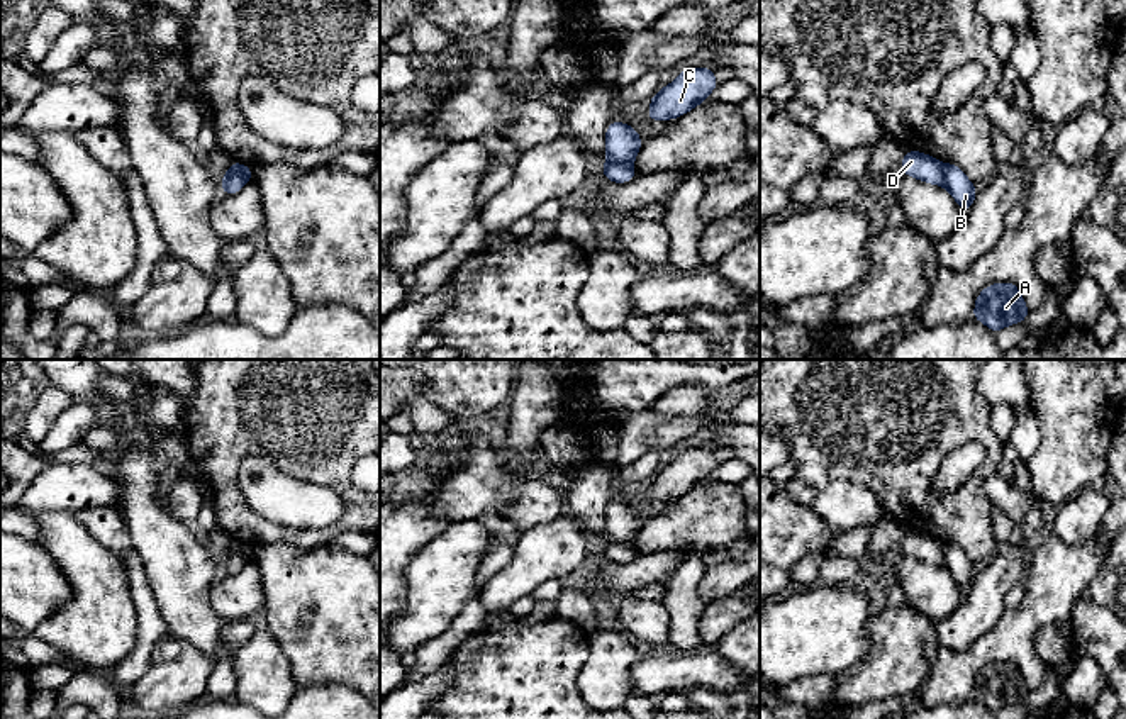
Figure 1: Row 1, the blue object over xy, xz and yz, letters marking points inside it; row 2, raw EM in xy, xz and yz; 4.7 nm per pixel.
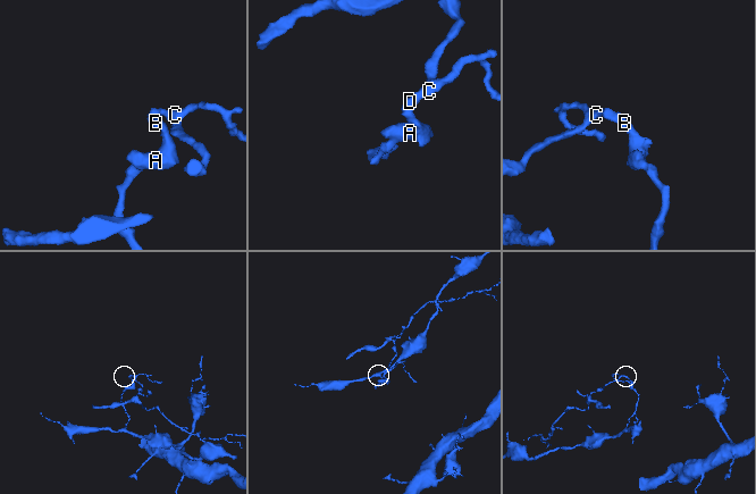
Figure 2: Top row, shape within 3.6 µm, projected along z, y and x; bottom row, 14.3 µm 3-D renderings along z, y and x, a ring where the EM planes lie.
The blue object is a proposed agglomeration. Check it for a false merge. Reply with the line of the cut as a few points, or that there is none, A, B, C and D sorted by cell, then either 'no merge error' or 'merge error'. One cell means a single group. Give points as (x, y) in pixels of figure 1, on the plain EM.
cut in xz along (607, 541), (628, 541), (631, 545); A B / C D; merge error

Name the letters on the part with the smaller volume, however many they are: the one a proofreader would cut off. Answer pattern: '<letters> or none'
C, D

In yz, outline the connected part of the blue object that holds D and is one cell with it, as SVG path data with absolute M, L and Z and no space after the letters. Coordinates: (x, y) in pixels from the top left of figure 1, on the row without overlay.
M907 529L899 548L902 555L946 568L943 543L926 532Z

